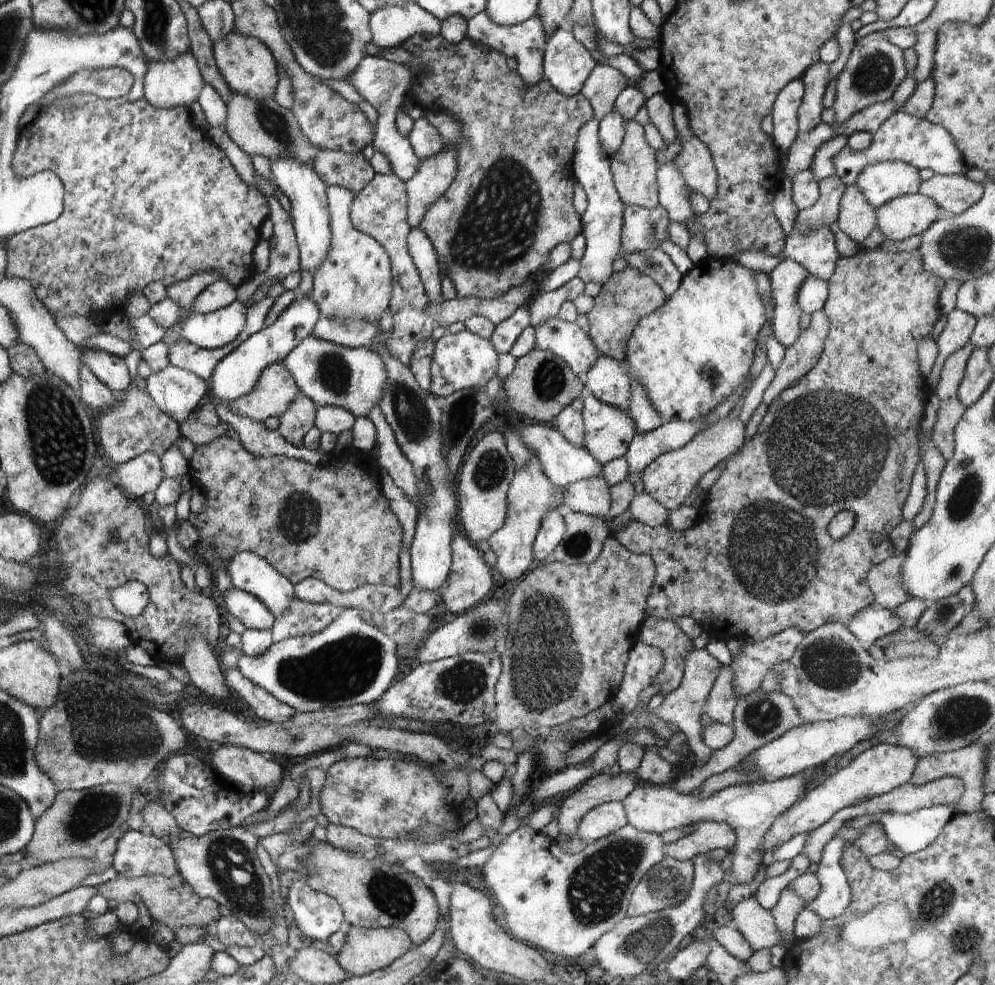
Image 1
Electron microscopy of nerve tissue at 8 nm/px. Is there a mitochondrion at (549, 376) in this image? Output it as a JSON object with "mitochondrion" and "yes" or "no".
{"mitochondrion":"yes"}

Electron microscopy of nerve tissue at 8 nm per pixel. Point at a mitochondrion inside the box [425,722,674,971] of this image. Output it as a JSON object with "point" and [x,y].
{"point":[596,890]}

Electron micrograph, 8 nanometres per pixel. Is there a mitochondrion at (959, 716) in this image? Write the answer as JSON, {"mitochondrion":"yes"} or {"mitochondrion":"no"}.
{"mitochondrion":"yes"}

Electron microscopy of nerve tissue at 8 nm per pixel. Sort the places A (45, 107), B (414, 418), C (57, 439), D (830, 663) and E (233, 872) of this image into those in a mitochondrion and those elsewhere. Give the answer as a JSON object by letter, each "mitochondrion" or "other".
{"A":"other","B":"mitochondrion","C":"mitochondrion","D":"mitochondrion","E":"mitochondrion"}

